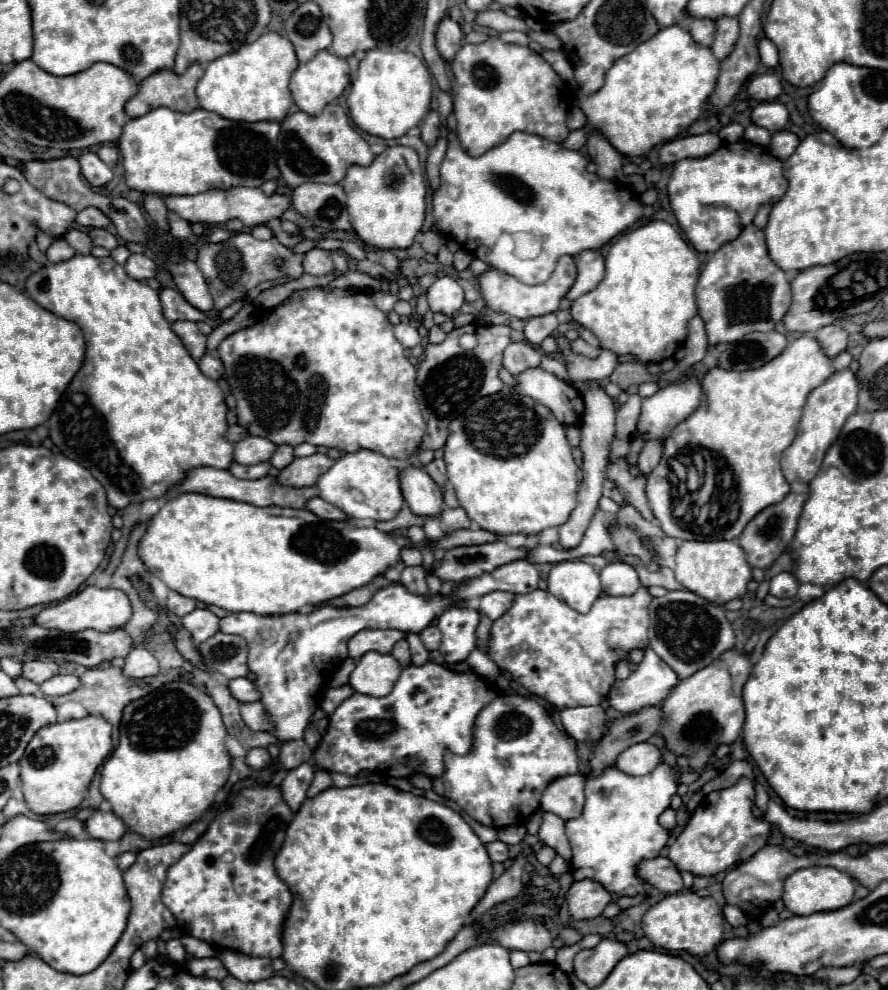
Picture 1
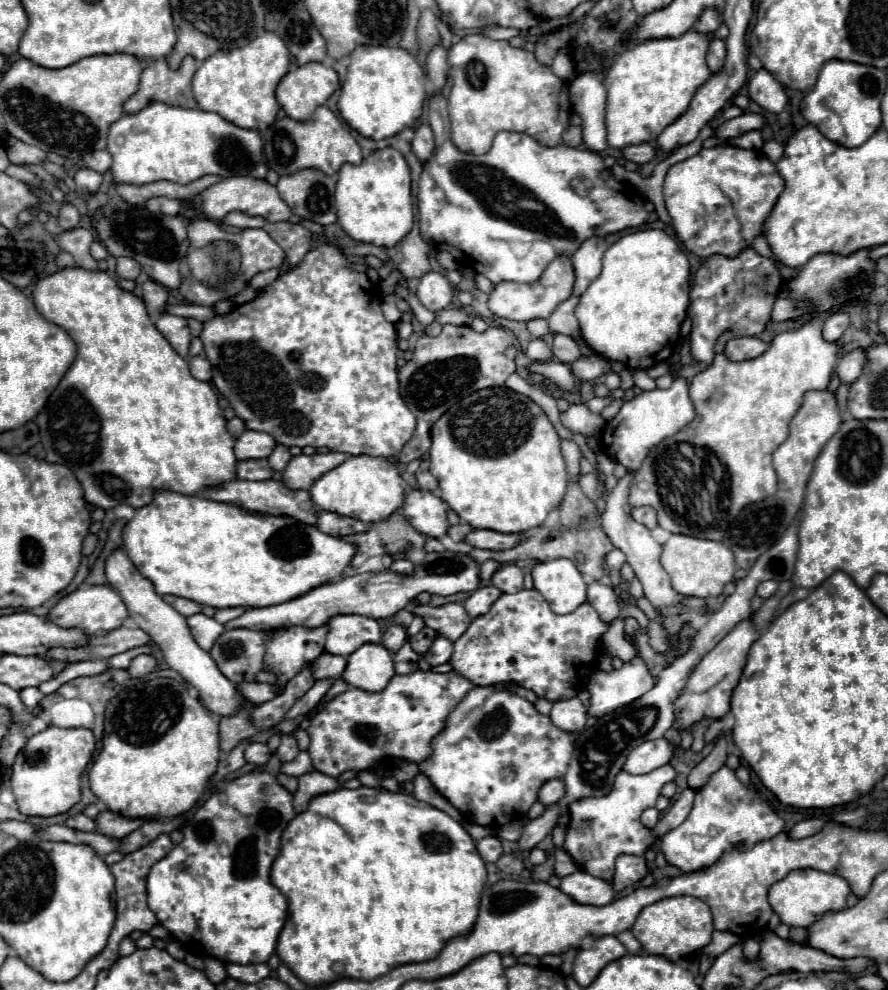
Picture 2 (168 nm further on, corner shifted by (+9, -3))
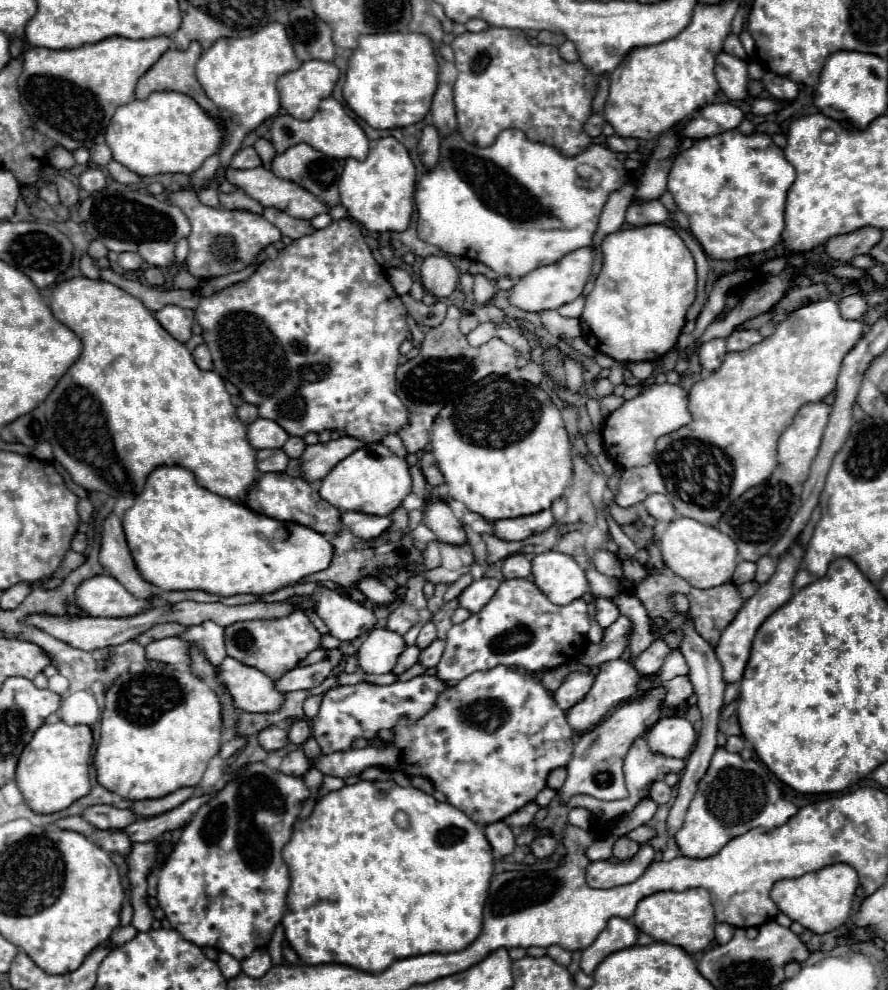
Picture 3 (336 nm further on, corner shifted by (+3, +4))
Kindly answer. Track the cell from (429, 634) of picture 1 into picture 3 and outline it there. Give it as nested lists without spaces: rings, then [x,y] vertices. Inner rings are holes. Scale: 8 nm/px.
[[[424,623],[422,631],[420,631],[418,639],[416,639],[416,645],[420,649],[426,649],[434,639],[436,639],[436,627],[434,627],[434,623]]]

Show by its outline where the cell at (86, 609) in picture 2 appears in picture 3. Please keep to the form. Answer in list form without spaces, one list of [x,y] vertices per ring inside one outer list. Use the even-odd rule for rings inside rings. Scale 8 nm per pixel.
[[[106,573],[80,583],[74,603],[92,617],[132,617],[150,607],[148,601],[136,599]]]

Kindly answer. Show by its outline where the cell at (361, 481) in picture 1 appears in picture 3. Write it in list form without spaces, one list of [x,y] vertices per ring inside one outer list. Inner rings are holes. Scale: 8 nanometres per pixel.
[[[382,443],[356,449],[352,455],[342,459],[322,481],[320,495],[340,511],[362,511],[372,515],[390,515],[410,493],[408,463],[394,455]]]

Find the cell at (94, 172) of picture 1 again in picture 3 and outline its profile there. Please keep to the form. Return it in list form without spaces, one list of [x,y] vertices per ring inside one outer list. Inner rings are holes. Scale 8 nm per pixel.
[[[88,167],[86,171],[82,171],[82,175],[78,179],[80,179],[80,187],[90,193],[100,191],[106,185],[106,177],[98,167]]]

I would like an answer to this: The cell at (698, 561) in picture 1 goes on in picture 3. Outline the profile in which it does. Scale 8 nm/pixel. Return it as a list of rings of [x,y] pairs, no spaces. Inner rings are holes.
[[[678,517],[660,537],[662,559],[672,573],[686,579],[696,589],[710,589],[728,583],[738,565],[738,547],[716,527],[702,525],[688,517]]]

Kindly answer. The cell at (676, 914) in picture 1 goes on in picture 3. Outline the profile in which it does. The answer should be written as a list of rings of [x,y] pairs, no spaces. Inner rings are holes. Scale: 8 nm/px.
[[[688,889],[682,893],[660,891],[650,897],[644,897],[636,907],[634,925],[642,933],[650,935],[654,941],[678,945],[686,953],[704,951],[714,941],[714,927],[716,927],[710,893],[706,889]]]

